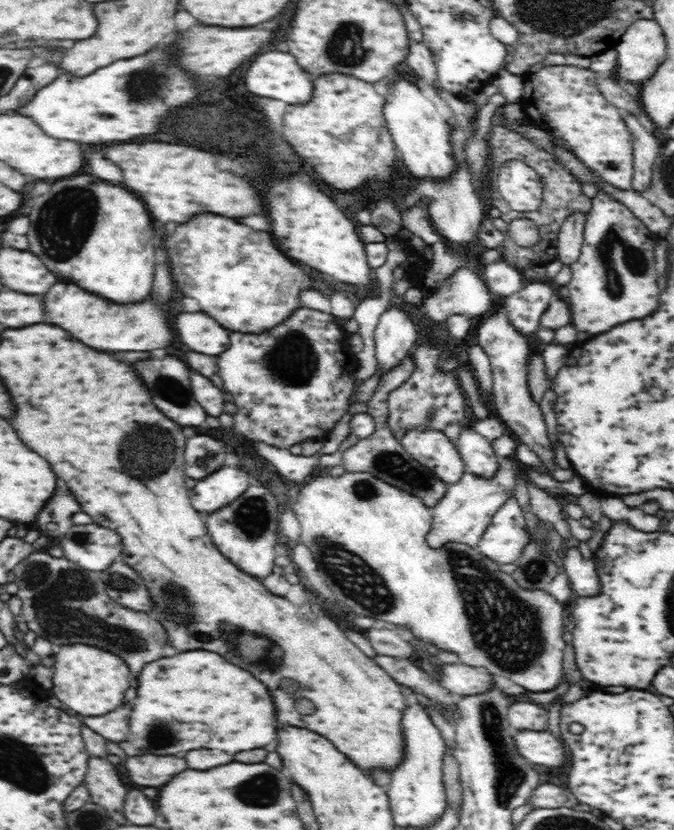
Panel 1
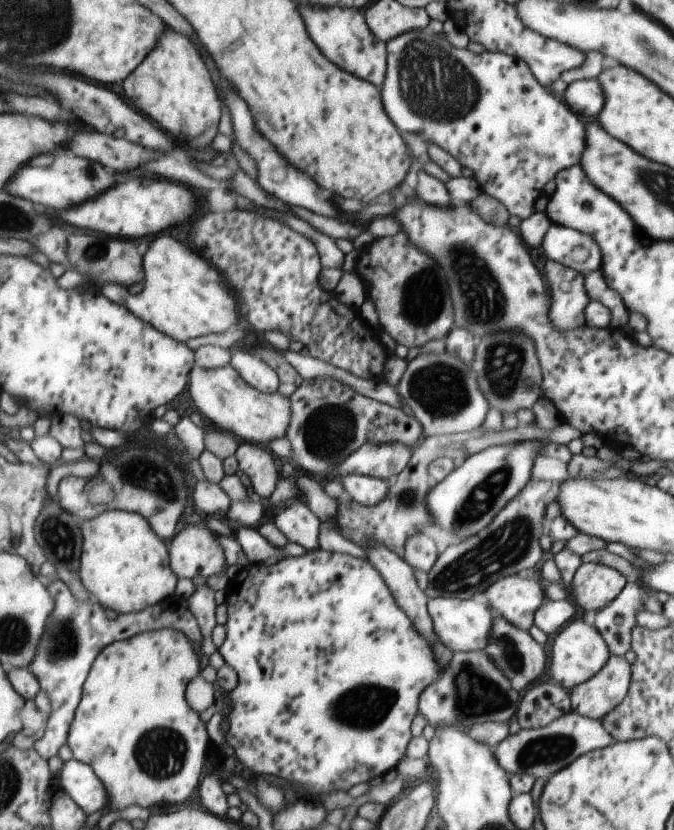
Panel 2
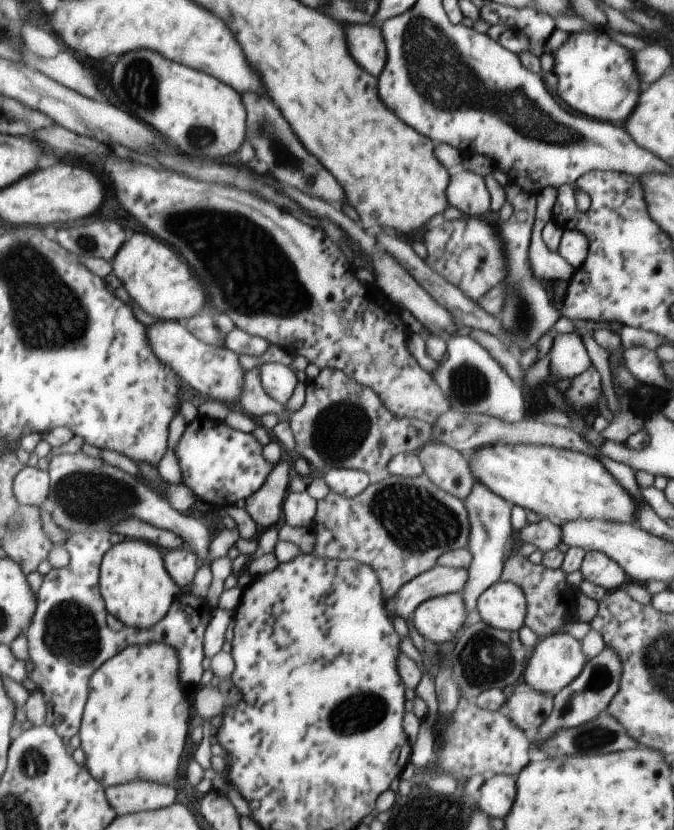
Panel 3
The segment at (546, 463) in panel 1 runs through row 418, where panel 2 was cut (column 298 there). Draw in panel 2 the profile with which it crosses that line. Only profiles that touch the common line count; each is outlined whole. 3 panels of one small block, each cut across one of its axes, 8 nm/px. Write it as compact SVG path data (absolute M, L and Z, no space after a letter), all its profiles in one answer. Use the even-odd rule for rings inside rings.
M295 500L275 517L279 530L291 543L304 546L308 551L320 548L319 535L323 524L305 500Z

